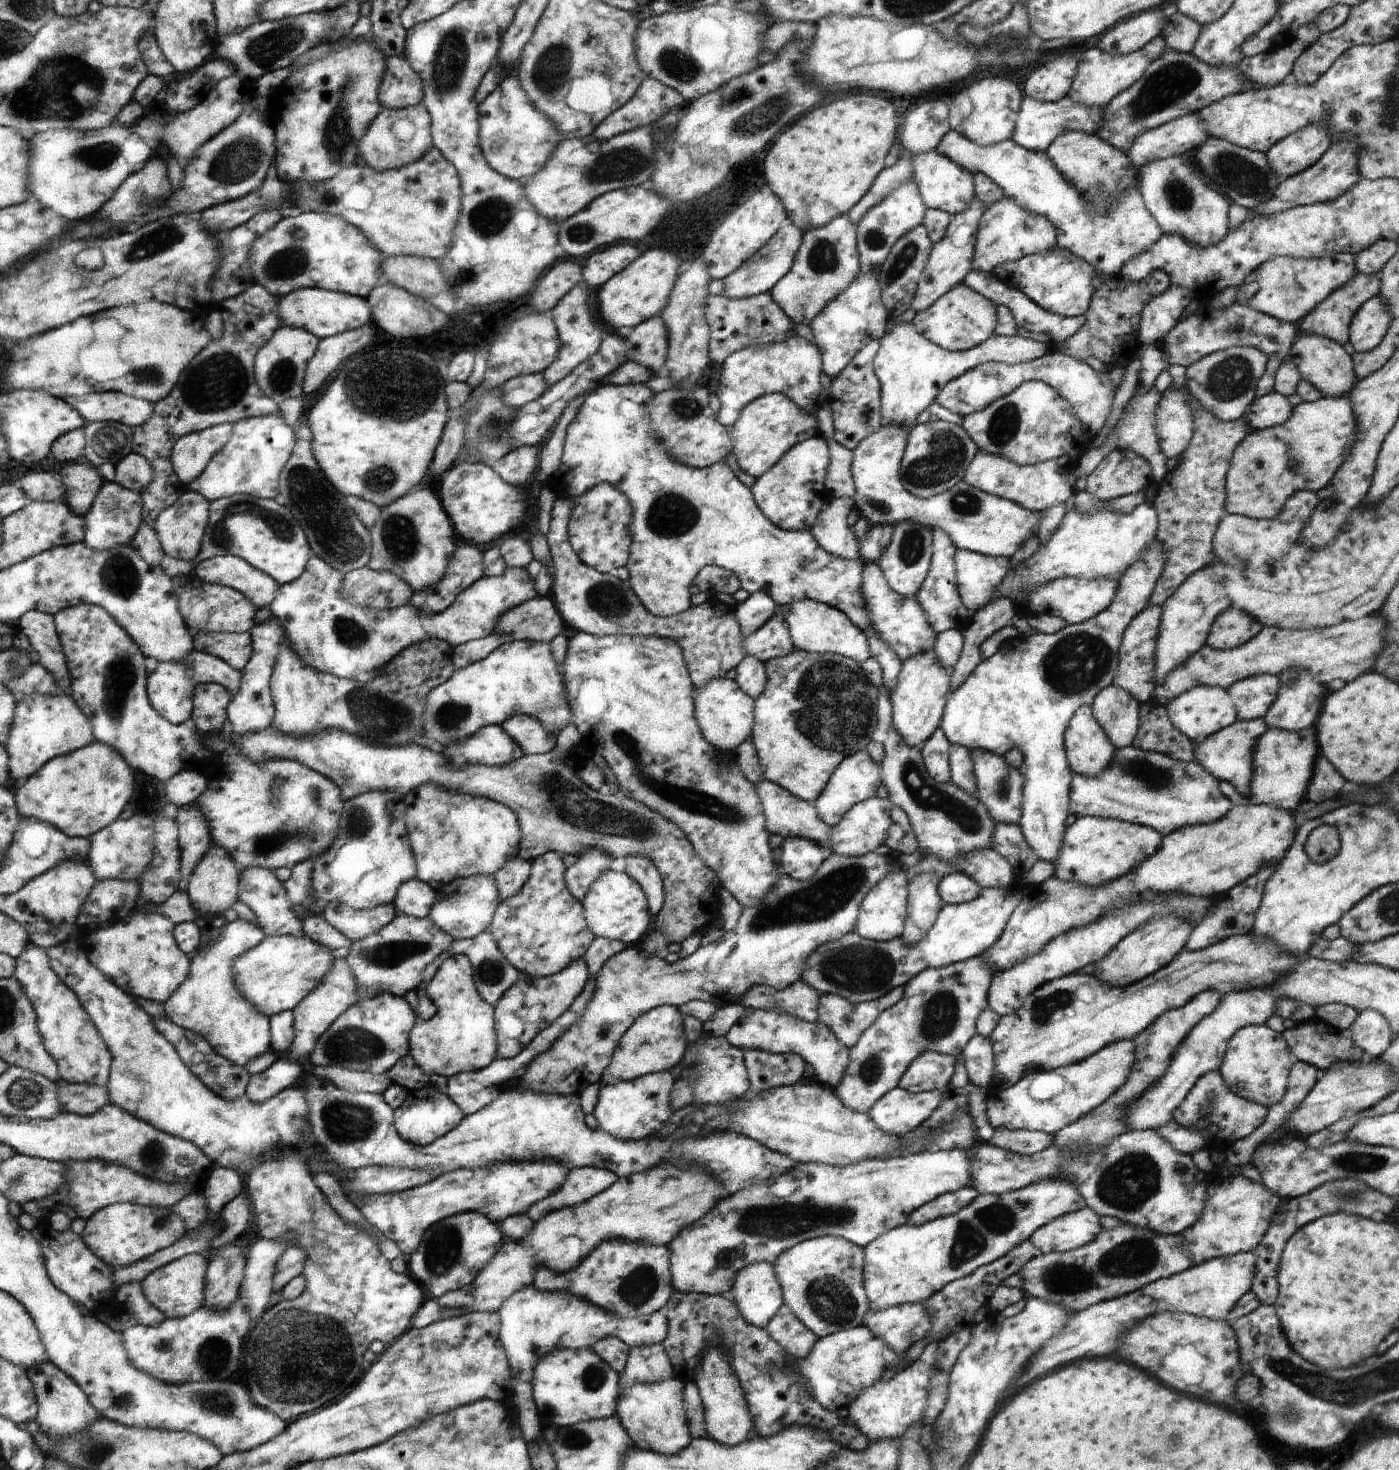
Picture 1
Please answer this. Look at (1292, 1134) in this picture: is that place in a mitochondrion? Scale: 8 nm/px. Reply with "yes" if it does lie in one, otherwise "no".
no

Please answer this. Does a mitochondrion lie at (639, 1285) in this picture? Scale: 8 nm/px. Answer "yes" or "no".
yes

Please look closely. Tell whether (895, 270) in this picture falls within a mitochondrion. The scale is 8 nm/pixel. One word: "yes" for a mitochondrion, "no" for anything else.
yes

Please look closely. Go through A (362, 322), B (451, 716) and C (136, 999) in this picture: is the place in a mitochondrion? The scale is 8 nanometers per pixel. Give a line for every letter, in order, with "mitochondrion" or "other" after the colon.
A: other
B: mitochondrion
C: other

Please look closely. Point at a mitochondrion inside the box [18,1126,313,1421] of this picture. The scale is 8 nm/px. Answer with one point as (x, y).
(212, 1357)

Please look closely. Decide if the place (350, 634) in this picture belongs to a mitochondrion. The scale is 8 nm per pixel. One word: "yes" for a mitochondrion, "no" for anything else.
yes

